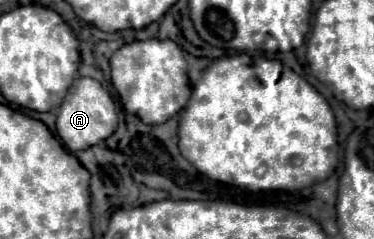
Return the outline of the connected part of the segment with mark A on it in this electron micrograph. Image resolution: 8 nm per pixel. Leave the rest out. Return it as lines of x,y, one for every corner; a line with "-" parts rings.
77,78
69,88
57,114
57,134
63,140
63,144
71,152
85,150
109,138
115,130
117,130
117,112
109,92
105,92
103,86
93,78

